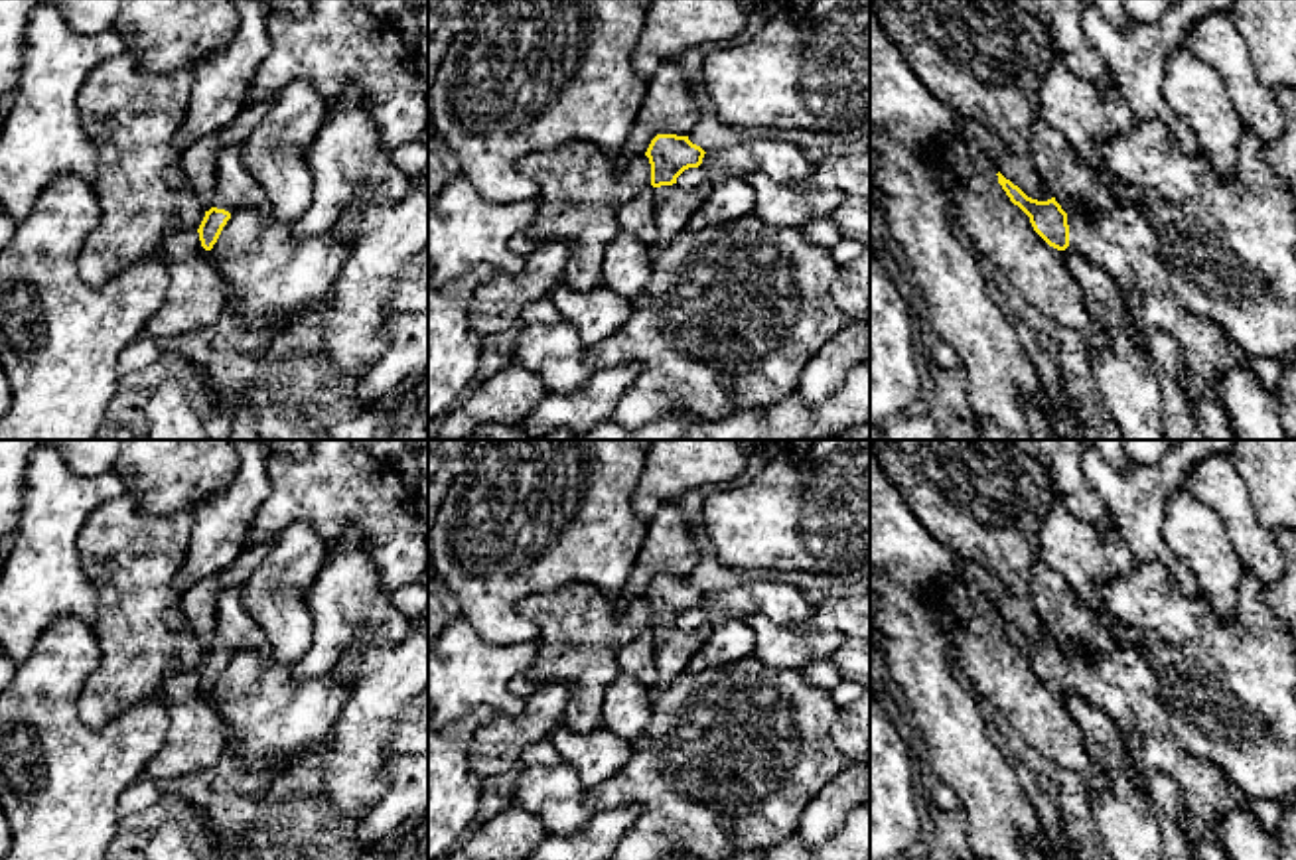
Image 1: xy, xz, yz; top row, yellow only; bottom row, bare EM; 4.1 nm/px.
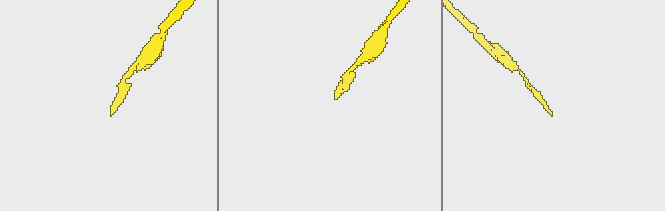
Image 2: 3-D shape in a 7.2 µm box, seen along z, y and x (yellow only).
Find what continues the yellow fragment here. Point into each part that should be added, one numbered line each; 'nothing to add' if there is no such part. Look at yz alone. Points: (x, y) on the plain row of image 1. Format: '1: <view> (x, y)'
1: yz (1121, 683)

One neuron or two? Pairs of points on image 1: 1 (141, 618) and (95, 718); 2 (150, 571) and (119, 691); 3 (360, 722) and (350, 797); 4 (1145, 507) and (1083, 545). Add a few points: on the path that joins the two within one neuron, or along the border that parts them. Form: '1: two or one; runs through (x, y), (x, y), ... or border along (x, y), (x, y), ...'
1: one; runs through (133, 644), (129, 671), (107, 693)
2: one; runs through (137, 600), (133, 661)
3: one; runs through (360, 740), (354, 780)
4: two; border along (1115, 527), (1125, 547), (1137, 559)

